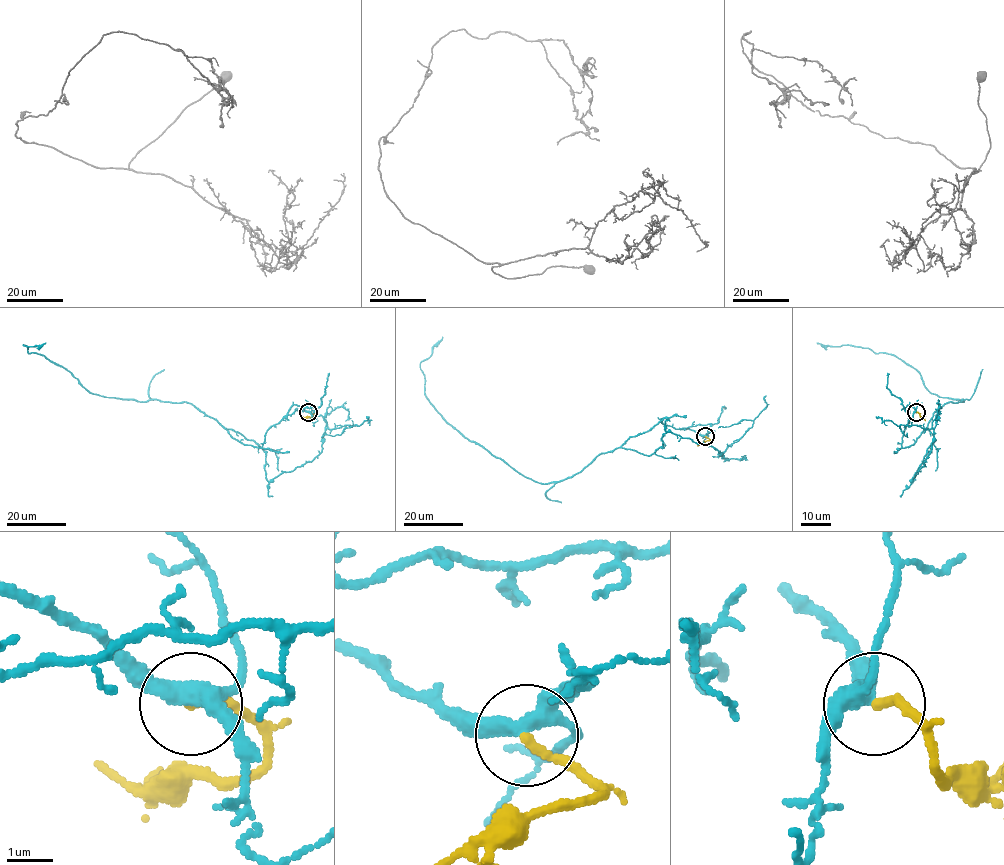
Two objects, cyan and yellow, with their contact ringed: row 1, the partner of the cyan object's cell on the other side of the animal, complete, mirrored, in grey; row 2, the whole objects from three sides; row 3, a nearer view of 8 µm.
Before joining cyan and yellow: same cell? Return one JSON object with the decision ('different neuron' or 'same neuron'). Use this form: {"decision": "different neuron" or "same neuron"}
{"decision": "different neuron"}

